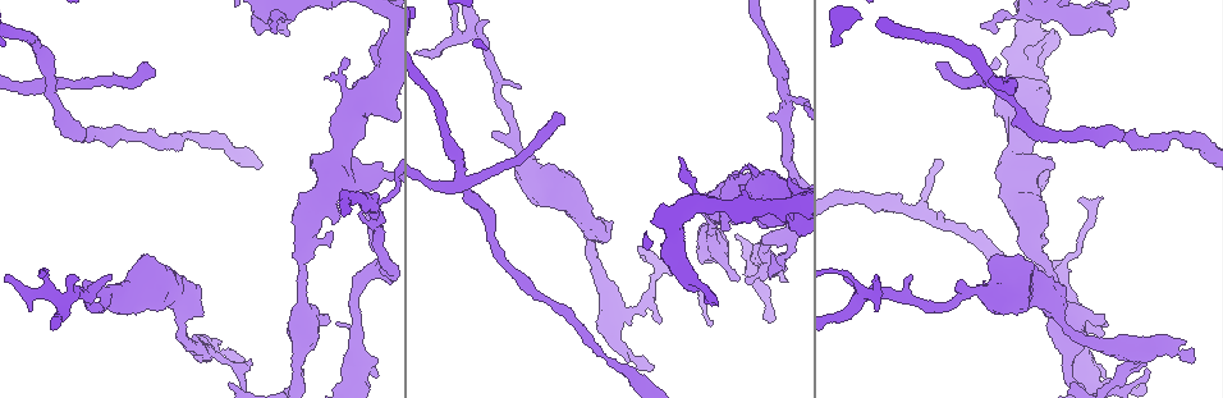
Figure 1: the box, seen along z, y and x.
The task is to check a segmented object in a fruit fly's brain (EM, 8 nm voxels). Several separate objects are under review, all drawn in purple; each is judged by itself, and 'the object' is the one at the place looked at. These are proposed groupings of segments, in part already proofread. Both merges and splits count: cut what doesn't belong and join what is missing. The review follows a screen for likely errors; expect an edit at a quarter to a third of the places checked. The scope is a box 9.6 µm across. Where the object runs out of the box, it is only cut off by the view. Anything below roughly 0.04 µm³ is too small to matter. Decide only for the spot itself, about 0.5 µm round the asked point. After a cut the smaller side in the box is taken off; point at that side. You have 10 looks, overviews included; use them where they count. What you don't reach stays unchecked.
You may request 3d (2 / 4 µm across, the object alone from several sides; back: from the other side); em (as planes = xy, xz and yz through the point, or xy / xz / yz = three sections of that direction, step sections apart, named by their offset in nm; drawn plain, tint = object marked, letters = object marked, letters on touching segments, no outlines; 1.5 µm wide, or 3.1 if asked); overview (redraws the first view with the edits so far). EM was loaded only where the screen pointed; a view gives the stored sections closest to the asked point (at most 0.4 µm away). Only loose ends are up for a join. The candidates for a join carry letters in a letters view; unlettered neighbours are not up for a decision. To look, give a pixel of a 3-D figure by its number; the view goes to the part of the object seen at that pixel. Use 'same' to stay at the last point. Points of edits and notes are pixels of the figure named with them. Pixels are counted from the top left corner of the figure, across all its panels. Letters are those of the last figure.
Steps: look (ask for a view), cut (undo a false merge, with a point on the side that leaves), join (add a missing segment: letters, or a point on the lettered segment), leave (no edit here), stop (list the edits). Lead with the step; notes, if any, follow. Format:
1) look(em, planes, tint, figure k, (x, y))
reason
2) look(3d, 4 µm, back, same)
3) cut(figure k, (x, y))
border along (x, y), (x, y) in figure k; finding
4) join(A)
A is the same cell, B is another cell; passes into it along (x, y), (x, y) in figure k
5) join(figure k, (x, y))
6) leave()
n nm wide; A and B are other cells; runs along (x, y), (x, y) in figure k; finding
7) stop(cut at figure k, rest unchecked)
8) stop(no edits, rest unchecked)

look(3d, 2 µm, figure 1, (711, 324))
branch stops here

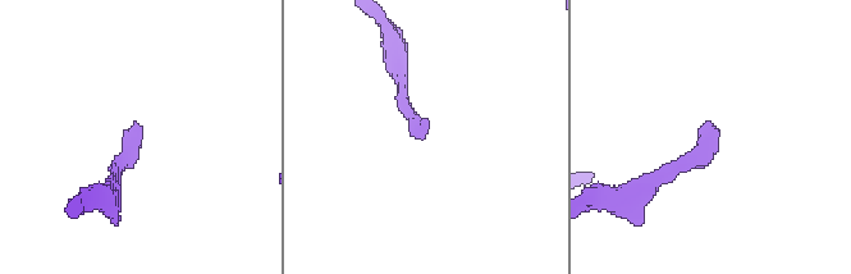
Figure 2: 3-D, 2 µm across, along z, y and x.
look(em, yz, step 8, letters, figure 2, (424, 131))

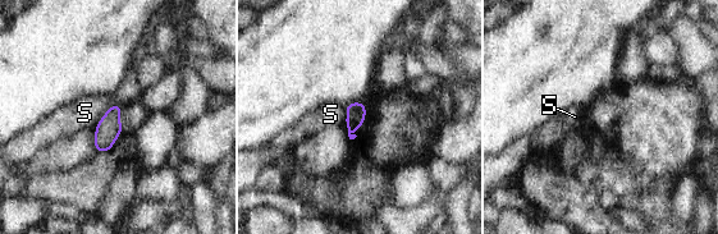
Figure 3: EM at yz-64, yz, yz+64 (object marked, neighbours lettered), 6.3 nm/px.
look(em, planes, letters, same)
another direction

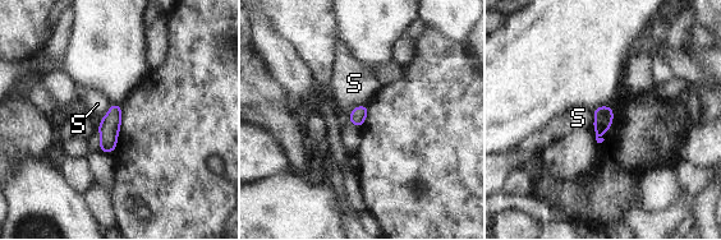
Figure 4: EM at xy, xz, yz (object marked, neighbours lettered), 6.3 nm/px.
leave()
S is another cell; border along (368, 105), (357, 105), (347, 119) in figure 4; no lettered segment goes on from it

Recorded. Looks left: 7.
look(em, yz, step 8, tint, figure 1, (788, 98))
side arm on a straight run

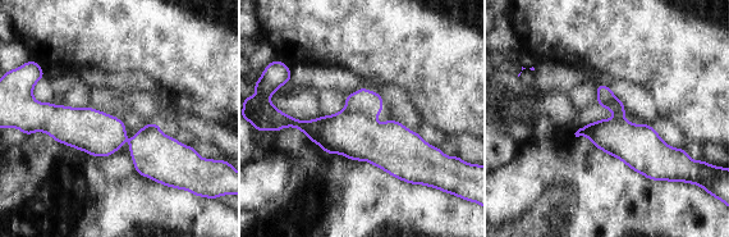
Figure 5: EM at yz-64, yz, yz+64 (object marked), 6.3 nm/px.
look(em, planes, tint, same)
cut it another way

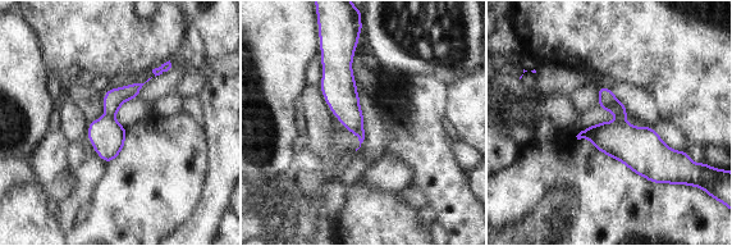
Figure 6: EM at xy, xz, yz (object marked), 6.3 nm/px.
look(em, planes, letters, same)
what lies round it

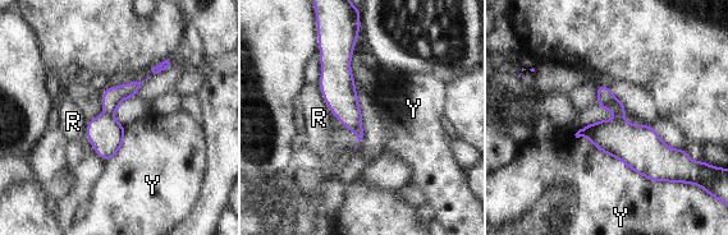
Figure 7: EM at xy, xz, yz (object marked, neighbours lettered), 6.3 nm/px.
cut(figure 7, (106, 134))
R and Y are other cells; the part that leaves runs along (348, 46), (342, 100), (360, 134) in figure 7; a second neuron is stuck on

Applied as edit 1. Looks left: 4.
look(3d, 4 µm, figure 1, (144, 64))
end of a long branch

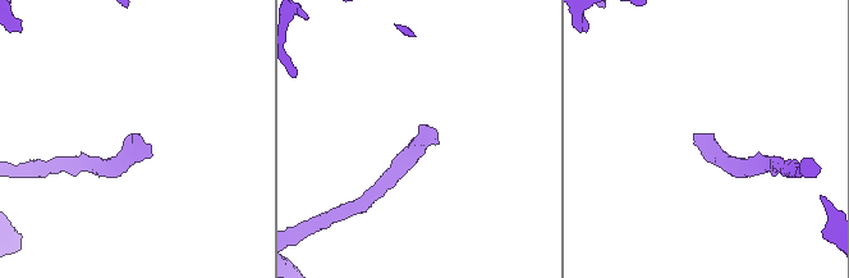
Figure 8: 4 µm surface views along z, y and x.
look(em, planes, plain, figure 8, (135, 137))
need the tissue

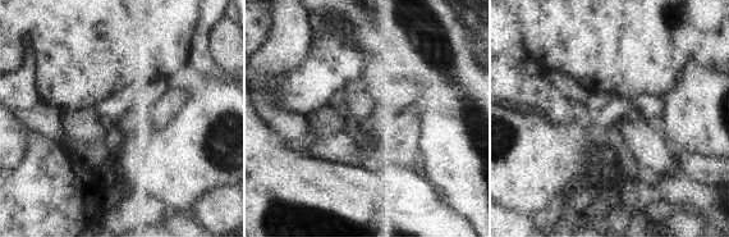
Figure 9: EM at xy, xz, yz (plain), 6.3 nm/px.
look(em, planes, letters, same)

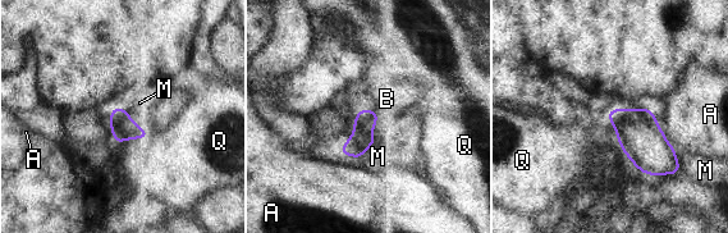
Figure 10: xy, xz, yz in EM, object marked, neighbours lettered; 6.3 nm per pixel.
join(B)
150 nm wide; B is the same cell, A, M and Q are other cells; passes into it along (362, 138), (372, 112), (387, 99) in figure 10; the neuron continues

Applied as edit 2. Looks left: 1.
stop(cut at figure 7, join at figure 10, rest unchecked)

